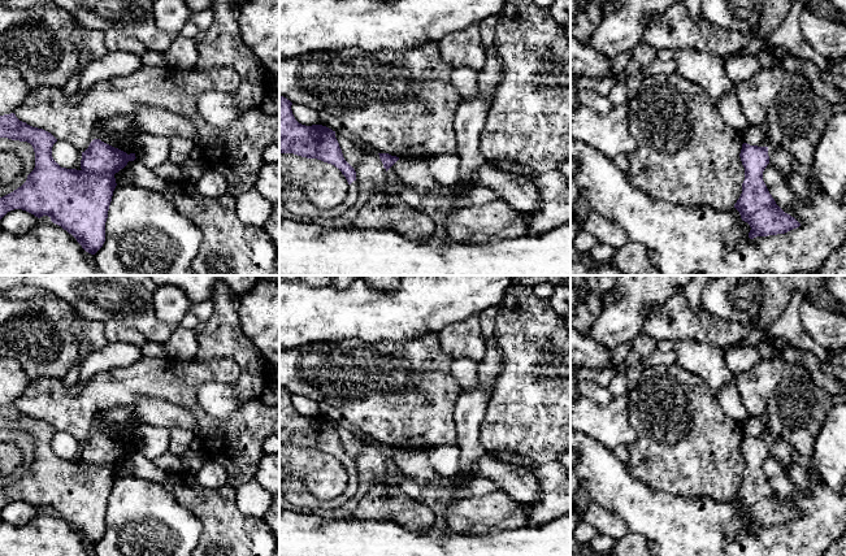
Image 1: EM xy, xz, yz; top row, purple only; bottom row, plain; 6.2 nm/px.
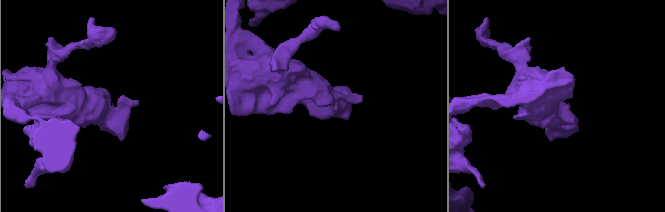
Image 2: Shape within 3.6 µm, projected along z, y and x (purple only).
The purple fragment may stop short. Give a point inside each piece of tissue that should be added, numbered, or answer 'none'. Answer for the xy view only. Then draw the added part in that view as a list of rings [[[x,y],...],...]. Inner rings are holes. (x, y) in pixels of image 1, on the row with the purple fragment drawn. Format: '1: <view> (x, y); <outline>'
none

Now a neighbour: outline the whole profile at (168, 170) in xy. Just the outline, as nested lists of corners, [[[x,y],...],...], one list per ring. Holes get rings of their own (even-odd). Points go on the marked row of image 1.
[[[169,160],[152,166],[152,169],[156,175],[165,181],[181,181],[183,178],[181,166]]]

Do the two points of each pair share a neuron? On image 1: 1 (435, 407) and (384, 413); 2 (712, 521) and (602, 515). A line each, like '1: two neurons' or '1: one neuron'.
1: one neuron
2: two neurons

